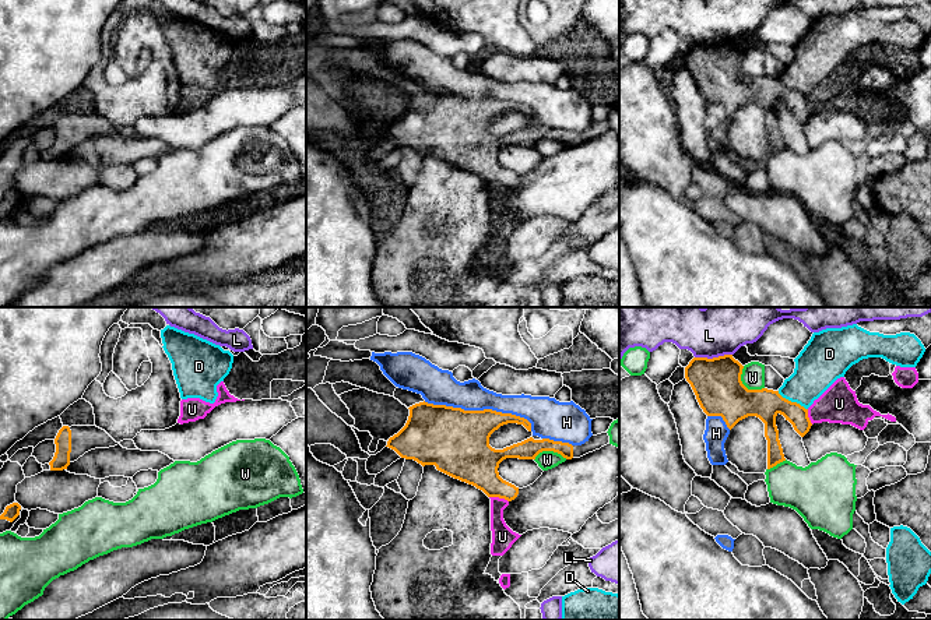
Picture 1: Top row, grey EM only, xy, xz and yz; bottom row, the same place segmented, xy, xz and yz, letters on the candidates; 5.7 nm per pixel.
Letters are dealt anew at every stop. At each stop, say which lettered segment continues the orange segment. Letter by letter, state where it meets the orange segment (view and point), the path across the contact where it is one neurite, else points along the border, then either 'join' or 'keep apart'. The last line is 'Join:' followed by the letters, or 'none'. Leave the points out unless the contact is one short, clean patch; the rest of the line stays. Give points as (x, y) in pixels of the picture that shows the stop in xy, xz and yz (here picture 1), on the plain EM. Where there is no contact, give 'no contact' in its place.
D: yz (793, 90) | along yz (777, 78), (807, 97) | keep apart
H: xz (481, 98) | keep apart
L: yz (713, 45) | keep apart
U: xz (499, 185) | along xz (489, 183), (498, 183), (508, 189) | keep apart
W: yz (744, 73) | keep apart
Join: none

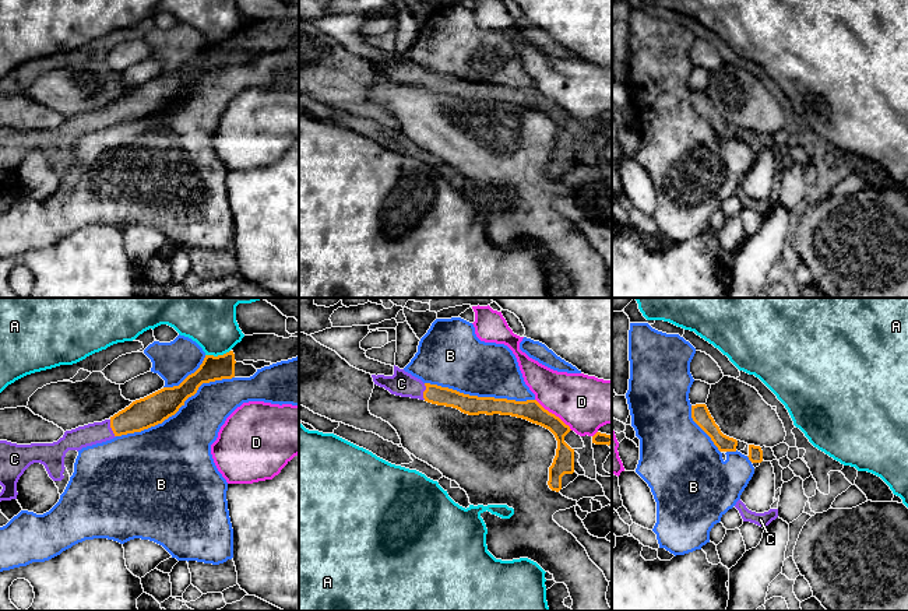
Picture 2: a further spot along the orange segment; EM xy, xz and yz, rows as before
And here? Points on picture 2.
A: xy (218, 42) | along xy (229, 37), (217, 42), (206, 42) | keep apart
B: xy (176, 98) | keep apart
C: xy (111, 113) | across xy (141, 101), (111, 113), (76, 126) | join
D: xz (553, 101) | keep apart
Join: C

